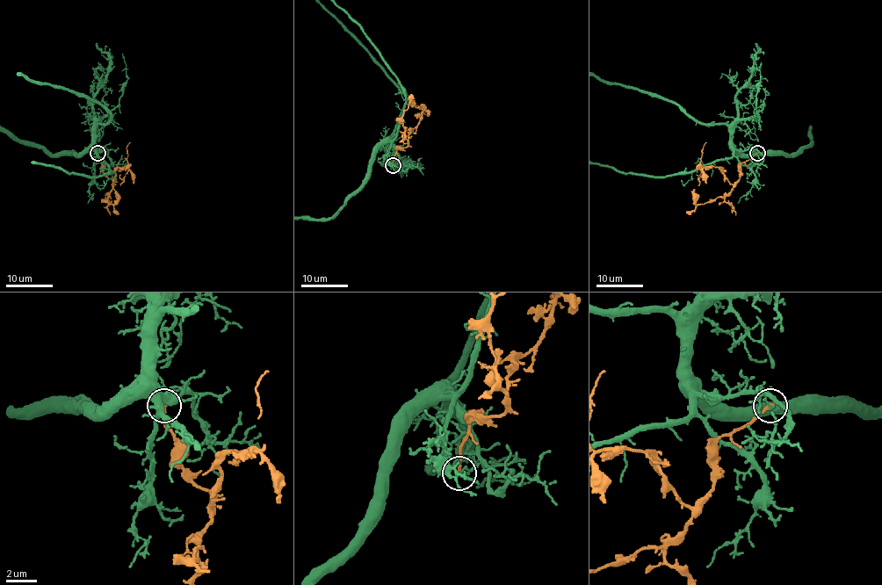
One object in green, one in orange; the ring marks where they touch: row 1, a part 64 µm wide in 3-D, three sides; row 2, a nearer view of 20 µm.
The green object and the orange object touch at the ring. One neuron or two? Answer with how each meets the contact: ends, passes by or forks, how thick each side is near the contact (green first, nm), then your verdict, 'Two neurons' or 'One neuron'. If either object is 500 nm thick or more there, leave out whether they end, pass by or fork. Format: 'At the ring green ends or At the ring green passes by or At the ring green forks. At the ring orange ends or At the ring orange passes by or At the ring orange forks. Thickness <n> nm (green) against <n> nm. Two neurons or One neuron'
At the ring green ends. At the ring orange ends. Thickness 160 nm (green) against 190 nm. Two neurons

